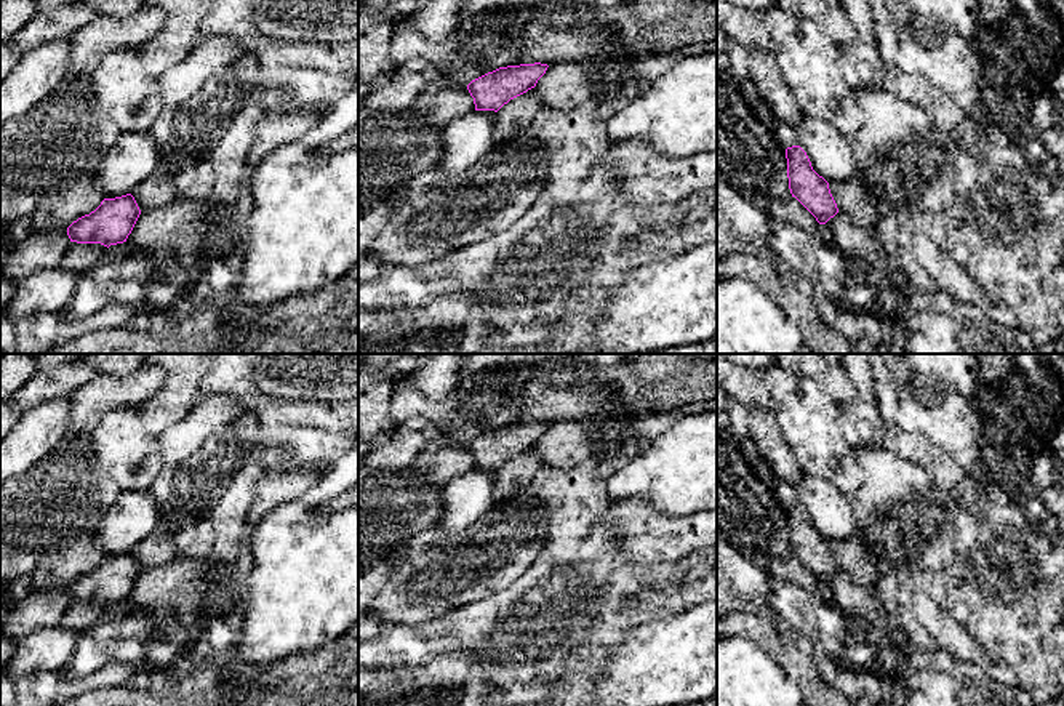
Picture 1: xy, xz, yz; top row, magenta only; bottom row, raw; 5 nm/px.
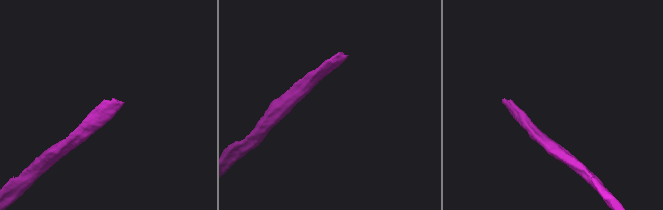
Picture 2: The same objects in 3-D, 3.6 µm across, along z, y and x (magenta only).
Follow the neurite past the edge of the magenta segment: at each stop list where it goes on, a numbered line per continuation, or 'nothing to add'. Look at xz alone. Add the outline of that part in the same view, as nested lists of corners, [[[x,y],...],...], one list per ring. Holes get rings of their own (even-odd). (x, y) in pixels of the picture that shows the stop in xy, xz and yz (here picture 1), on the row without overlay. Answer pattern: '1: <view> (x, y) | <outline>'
nothing to add

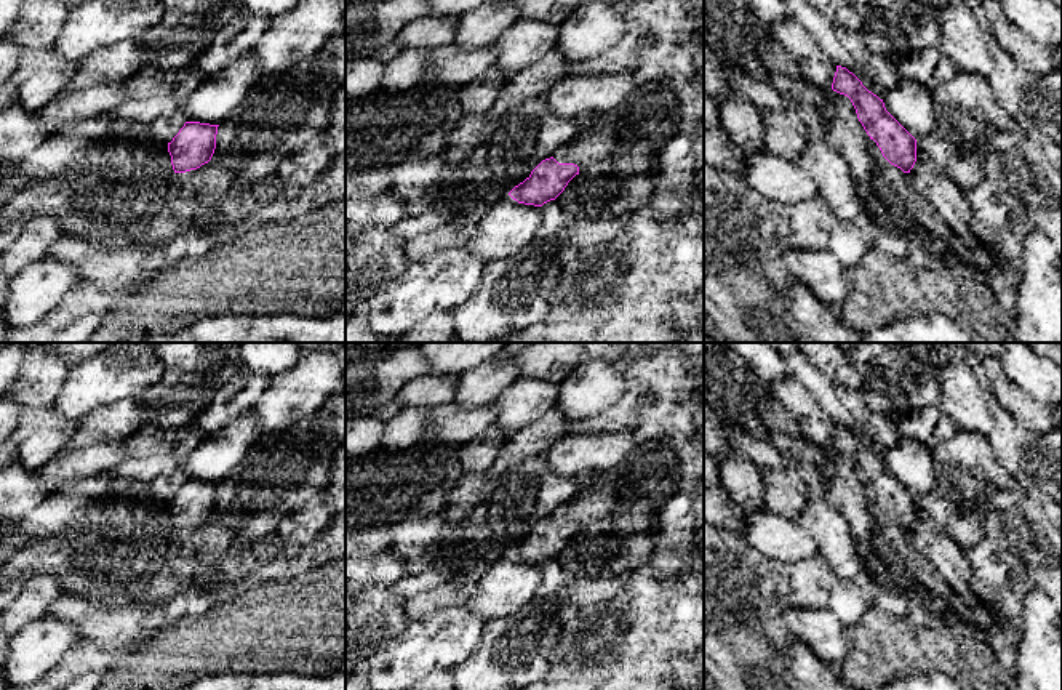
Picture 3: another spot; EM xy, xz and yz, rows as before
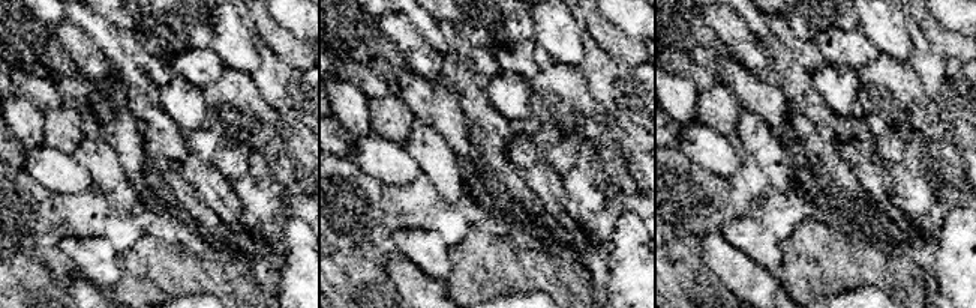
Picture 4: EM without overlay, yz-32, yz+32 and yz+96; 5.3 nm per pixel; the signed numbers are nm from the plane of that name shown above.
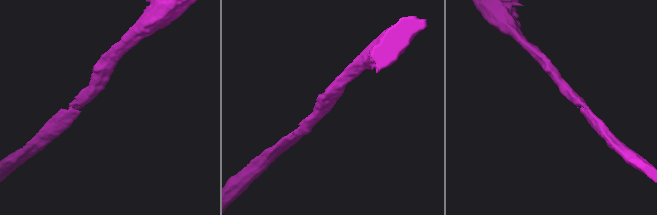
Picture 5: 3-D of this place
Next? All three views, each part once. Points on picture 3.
nothing to add

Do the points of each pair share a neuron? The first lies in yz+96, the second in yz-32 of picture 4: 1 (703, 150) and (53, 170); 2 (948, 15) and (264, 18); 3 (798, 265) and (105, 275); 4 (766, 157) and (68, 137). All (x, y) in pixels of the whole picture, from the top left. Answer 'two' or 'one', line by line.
1: one
2: two
3: two
4: two

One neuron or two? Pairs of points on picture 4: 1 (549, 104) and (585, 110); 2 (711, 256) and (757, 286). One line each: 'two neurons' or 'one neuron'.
1: one neuron
2: one neuron

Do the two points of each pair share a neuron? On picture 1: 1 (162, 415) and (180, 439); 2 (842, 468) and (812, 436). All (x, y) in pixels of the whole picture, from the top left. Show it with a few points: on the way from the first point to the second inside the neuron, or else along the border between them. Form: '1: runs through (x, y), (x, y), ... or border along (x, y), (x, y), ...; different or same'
1: border along (197, 399), (180, 420), (168, 425), (157, 436); different
2: runs through (834, 460), (818, 444); same

